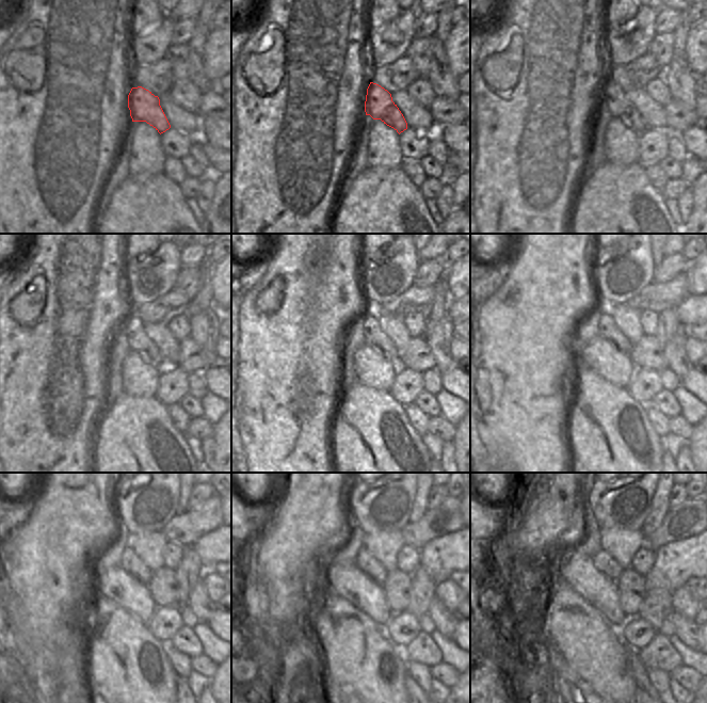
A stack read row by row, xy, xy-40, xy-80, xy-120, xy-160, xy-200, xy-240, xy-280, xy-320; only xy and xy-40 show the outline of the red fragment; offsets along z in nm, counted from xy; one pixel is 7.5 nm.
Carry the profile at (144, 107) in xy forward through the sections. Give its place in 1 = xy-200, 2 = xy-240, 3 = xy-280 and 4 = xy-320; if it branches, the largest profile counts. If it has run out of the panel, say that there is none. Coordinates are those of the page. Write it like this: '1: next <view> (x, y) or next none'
1: next xy-200 (608, 329)
2: next xy-240 (129, 562)
3: next xy-280 (366, 562)
4: next xy-320 (606, 563)

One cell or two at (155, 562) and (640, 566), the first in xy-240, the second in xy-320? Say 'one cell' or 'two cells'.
two cells

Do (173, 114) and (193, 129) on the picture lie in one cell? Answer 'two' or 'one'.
one

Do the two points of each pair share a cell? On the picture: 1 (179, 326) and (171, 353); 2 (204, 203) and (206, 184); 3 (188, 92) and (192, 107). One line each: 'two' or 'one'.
1: two
2: one
3: one

